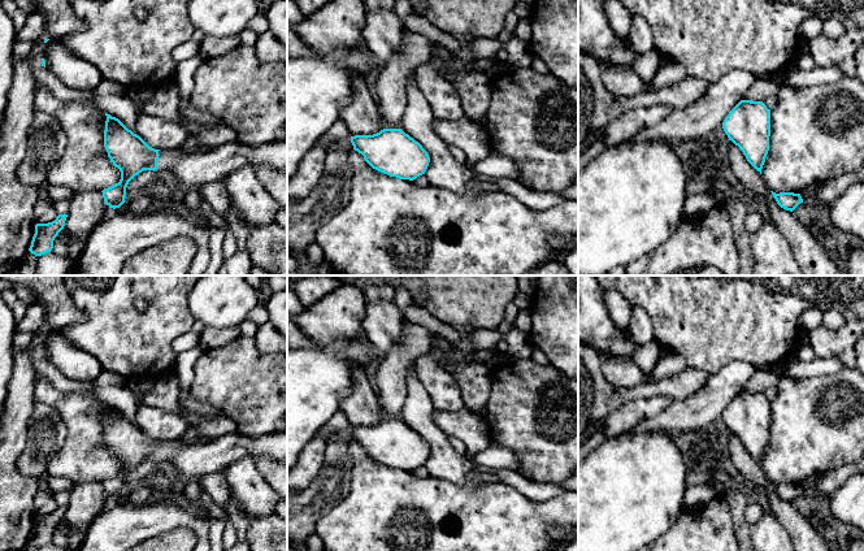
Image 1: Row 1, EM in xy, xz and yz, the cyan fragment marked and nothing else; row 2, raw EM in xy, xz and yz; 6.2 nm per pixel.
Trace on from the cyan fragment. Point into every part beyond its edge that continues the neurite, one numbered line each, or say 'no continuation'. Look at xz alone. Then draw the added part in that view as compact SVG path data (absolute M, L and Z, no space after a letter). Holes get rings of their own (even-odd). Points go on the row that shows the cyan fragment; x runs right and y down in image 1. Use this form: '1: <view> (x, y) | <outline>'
no continuation

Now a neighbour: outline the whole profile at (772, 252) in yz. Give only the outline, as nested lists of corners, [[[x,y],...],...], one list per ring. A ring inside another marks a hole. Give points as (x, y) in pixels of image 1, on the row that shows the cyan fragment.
[[[772,221],[751,234],[752,276],[804,276],[798,265],[789,240]]]

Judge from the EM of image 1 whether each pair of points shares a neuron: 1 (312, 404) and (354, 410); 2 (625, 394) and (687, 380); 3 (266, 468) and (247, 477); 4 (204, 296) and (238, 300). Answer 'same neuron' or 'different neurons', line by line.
1: different neurons
2: same neuron
3: different neurons
4: same neuron

